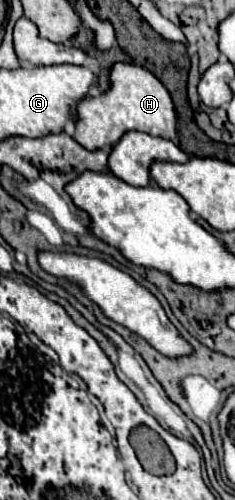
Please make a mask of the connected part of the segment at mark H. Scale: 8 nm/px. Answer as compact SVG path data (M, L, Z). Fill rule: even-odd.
M116 63L110 73L112 87L100 97L82 99L76 107L76 141L88 151L116 145L126 131L142 131L178 143L176 109L168 89L158 77L134 63Z

